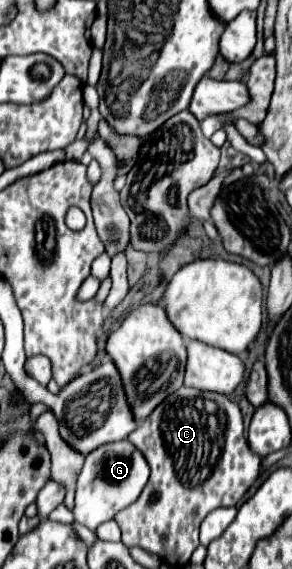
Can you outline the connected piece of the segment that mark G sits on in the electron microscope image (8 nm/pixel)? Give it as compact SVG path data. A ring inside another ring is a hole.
M127 439L93 449L93 453L85 457L81 471L77 473L75 507L73 507L75 521L95 531L101 523L113 519L121 509L137 501L147 479L149 479L149 465L145 457L133 445L129 445Z

